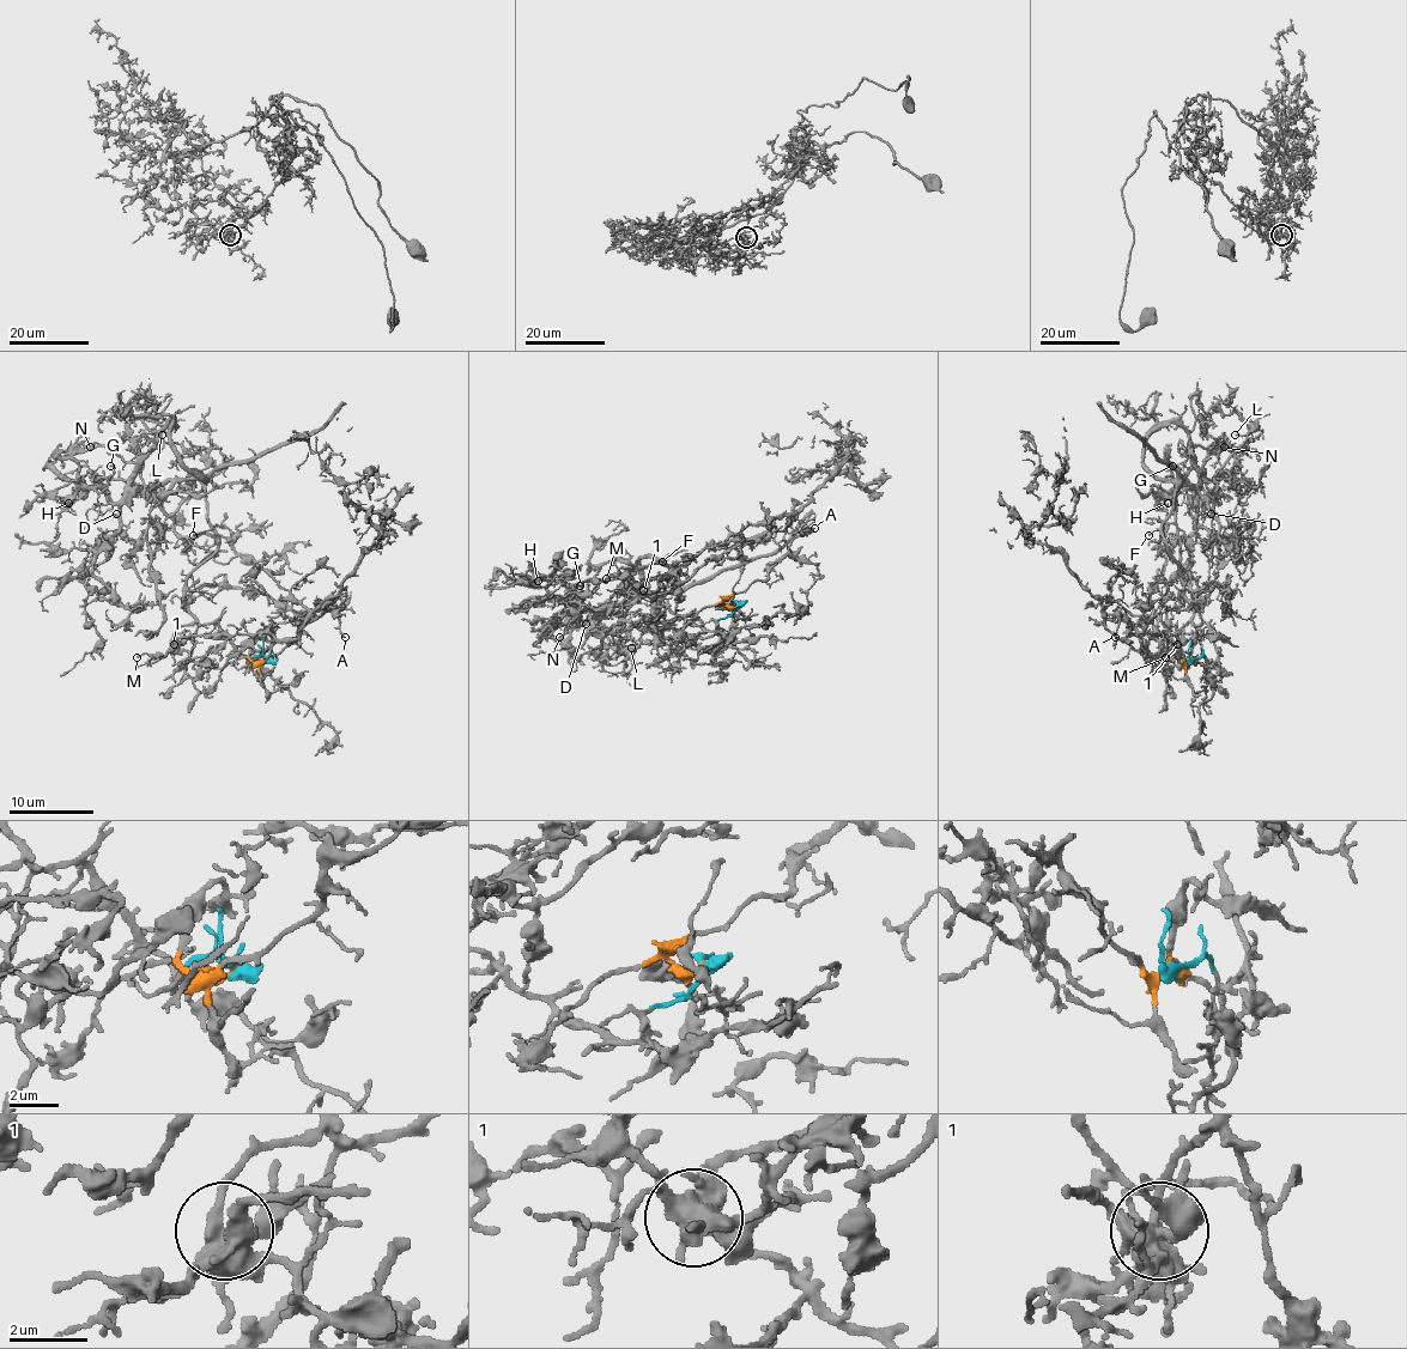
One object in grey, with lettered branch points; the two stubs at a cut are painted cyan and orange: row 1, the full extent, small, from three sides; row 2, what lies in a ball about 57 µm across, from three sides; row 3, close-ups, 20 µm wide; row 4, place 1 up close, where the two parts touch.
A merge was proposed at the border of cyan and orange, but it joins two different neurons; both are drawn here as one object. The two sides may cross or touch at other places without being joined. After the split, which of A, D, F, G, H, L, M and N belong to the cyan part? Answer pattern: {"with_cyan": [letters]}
{"with_cyan": ["D", "F", "G", "H", "L", "M", "N"]}

